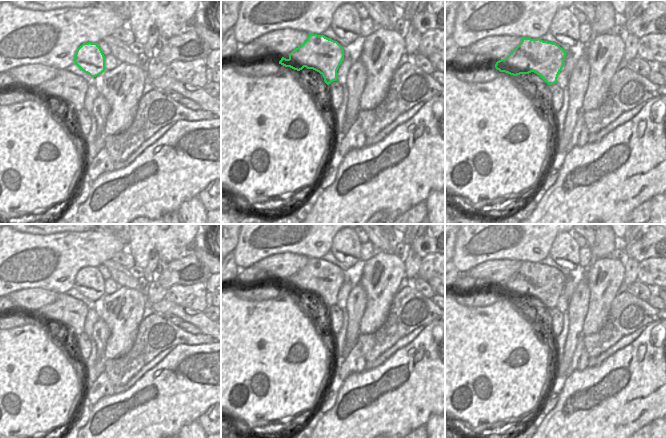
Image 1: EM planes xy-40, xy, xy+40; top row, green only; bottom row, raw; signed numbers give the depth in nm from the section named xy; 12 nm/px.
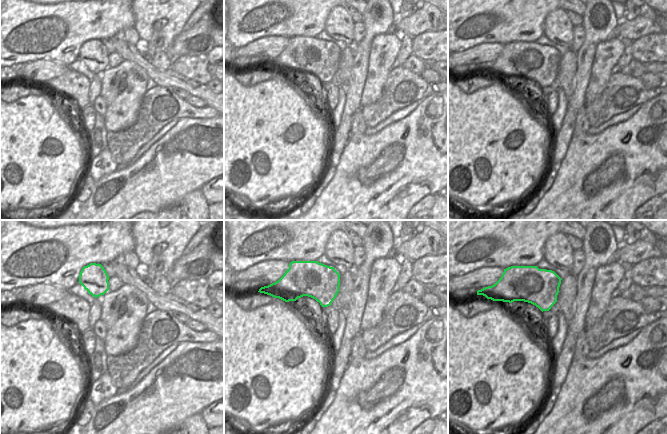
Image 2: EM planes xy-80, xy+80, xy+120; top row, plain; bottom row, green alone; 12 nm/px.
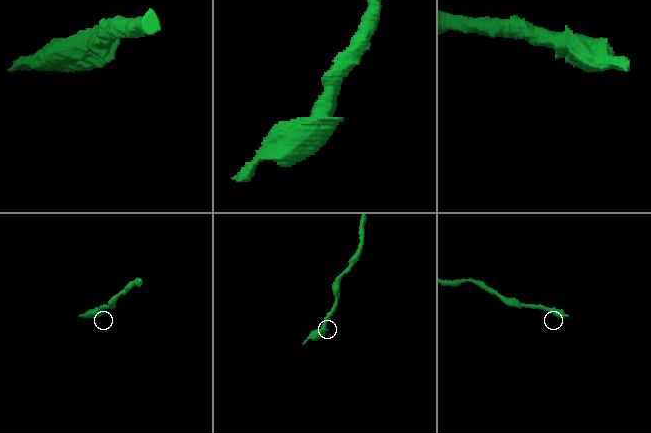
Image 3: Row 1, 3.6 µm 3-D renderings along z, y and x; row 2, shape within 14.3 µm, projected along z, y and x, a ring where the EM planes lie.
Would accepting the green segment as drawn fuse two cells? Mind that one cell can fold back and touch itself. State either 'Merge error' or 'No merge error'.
Merge error.

